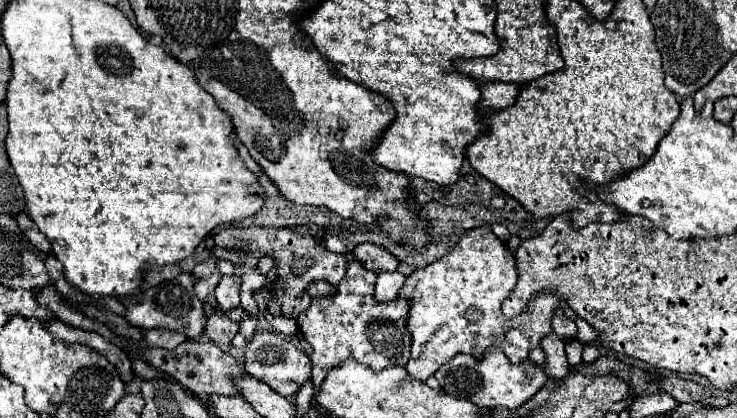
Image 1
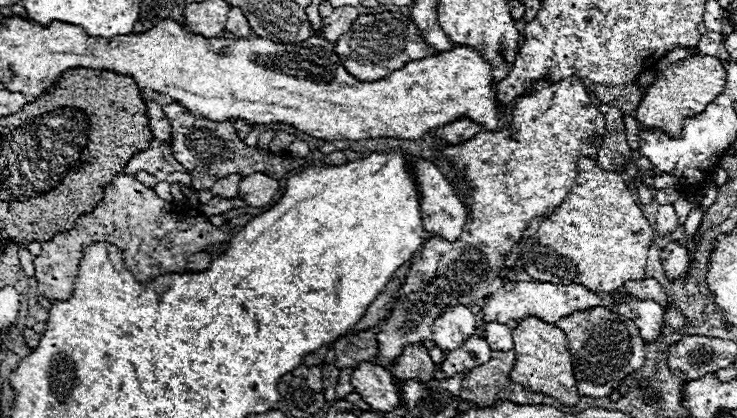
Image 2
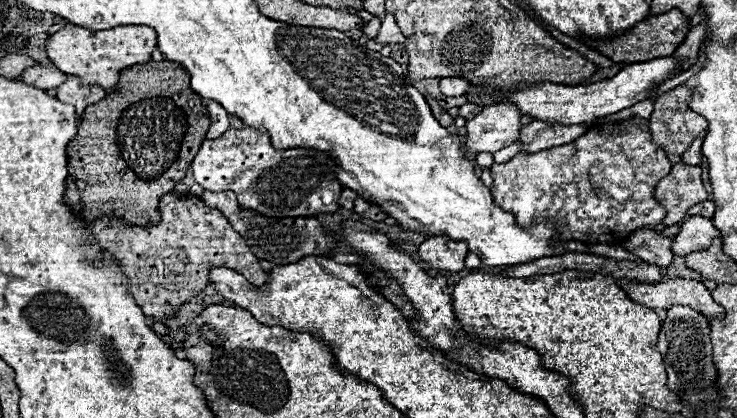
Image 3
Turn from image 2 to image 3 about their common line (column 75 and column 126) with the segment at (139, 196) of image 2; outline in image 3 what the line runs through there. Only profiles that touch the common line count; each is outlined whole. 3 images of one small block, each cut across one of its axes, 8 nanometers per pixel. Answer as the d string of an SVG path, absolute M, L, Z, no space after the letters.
M170 192L160 198L162 222L152 228L128 226L116 218L96 220L92 238L102 252L110 252L122 274L128 280L130 296L140 304L142 312L156 322L172 316L180 304L190 302L210 282L210 268L230 268L242 274L250 284L262 286L266 272L260 268L258 258L244 244L242 236L234 232L222 212L204 206L196 196Z

